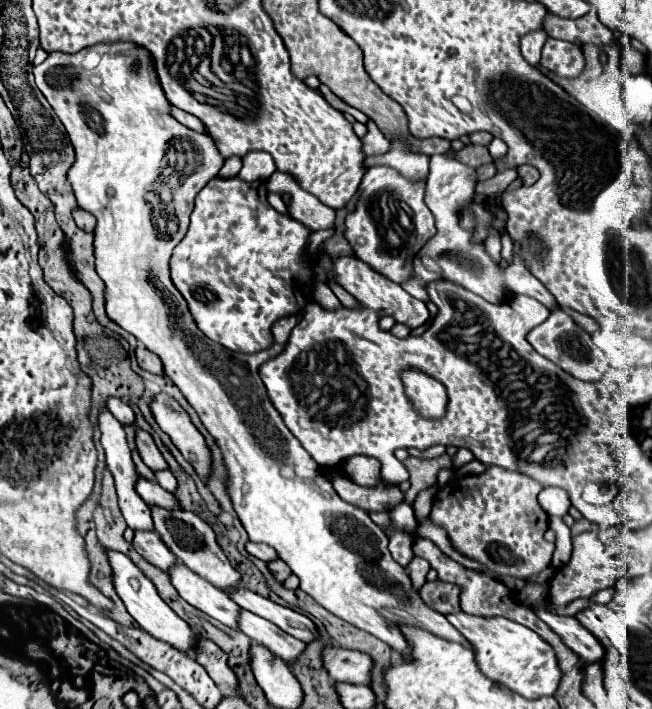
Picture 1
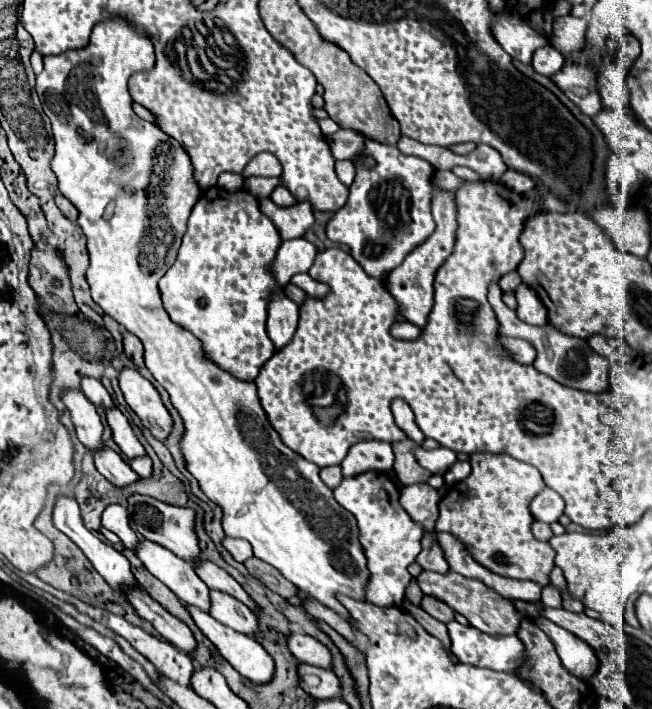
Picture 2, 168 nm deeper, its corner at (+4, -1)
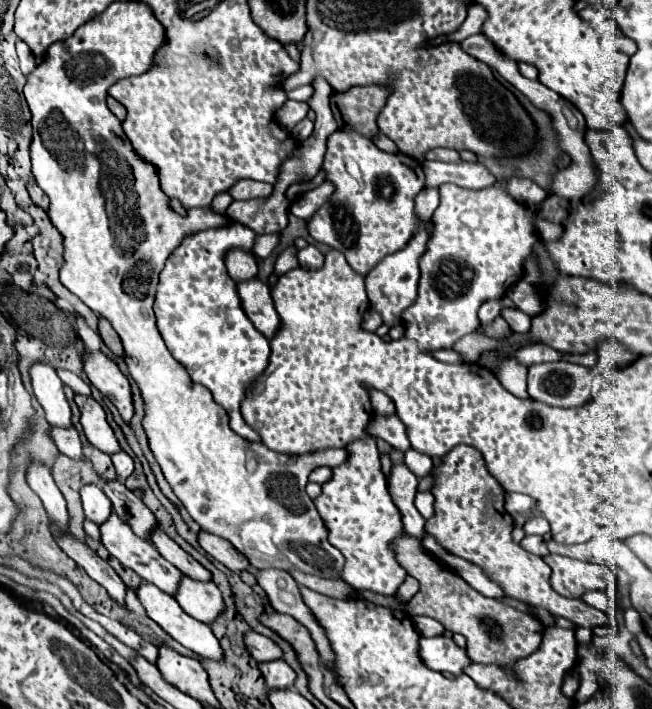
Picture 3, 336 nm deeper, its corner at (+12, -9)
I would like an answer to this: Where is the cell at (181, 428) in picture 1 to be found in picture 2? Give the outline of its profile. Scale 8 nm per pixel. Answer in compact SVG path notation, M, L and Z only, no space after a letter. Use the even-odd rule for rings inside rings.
M124 368L118 380L128 406L140 416L142 424L152 432L152 436L164 442L174 430L174 420L164 406L158 390L152 386L152 382L148 382L136 370L130 368Z

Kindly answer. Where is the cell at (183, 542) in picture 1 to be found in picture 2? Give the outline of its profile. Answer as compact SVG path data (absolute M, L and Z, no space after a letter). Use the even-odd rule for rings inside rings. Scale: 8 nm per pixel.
M132 494L128 498L128 512L130 512L132 528L146 540L162 544L164 548L168 548L170 552L174 552L176 556L192 564L200 560L200 546L198 546L198 536L196 536L196 512L192 508L172 506L172 504L158 502L150 496Z

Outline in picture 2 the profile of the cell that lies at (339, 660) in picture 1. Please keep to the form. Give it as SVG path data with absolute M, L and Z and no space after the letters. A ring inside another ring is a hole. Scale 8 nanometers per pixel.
M292 634L288 638L288 646L290 646L290 652L300 662L332 670L332 652L316 638L312 638L308 634Z

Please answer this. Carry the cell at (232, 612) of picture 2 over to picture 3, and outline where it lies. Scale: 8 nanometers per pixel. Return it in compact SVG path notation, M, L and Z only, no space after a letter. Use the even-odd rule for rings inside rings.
M182 576L178 590L176 590L176 602L180 608L190 614L192 618L208 624L220 616L224 610L222 594L216 588L214 582L200 582L190 576Z

